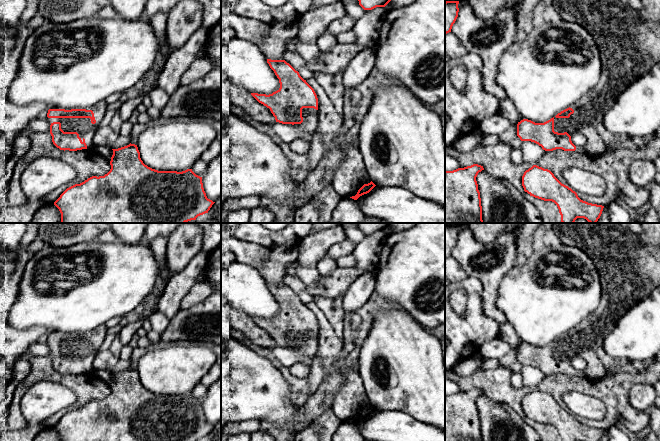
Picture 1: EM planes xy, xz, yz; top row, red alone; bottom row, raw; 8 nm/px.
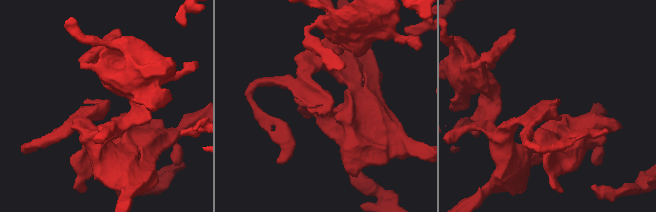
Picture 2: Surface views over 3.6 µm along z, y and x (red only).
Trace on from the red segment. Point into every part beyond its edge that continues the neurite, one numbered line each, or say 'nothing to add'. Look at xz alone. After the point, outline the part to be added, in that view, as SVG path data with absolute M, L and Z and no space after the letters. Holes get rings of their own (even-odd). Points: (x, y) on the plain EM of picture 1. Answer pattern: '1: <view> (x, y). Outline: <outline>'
1: xz (310, 347). Outline: M303 332L302 333L302 341L303 346L301 348L294 348L295 350L300 351L305 354L309 359L313 360L316 358L316 354L318 351L318 334L314 332Z

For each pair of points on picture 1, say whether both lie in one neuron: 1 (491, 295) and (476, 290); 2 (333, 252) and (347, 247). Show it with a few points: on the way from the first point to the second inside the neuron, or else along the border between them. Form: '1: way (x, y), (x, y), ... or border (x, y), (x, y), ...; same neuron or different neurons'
1: border (467, 276), (480, 281), (482, 312), (486, 315); different neurons
2: way (336, 251), (344, 248); same neuron

